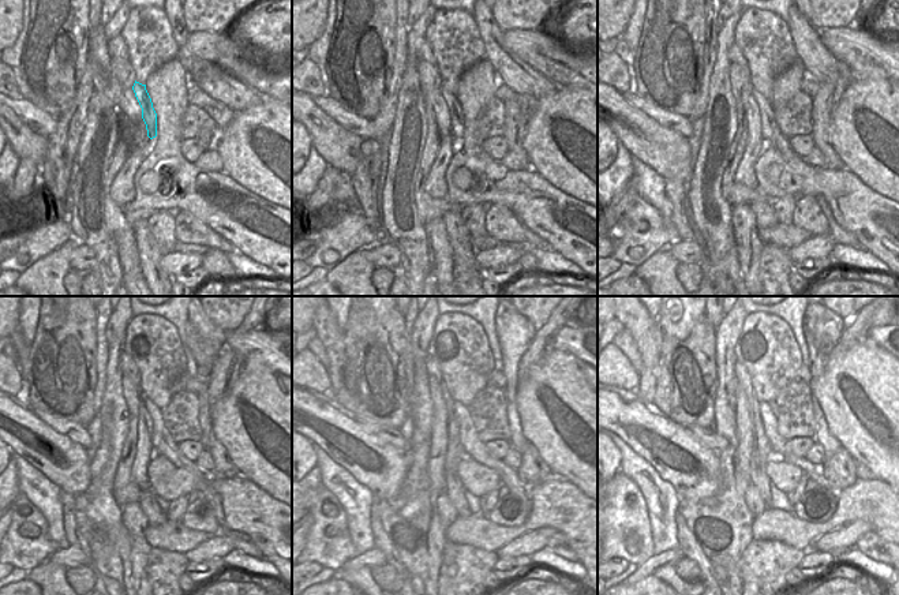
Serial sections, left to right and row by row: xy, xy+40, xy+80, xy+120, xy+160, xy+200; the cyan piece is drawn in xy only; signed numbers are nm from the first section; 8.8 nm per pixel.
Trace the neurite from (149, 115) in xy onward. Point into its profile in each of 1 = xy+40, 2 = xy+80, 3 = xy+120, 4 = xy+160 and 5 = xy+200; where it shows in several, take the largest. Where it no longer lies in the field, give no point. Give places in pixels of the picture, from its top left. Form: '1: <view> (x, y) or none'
1: xy+40 (456, 113)
2: xy+80 (771, 131)
3: xy+120 (163, 441)
4: xy+160 (474, 448)
5: xy+200 (778, 452)

